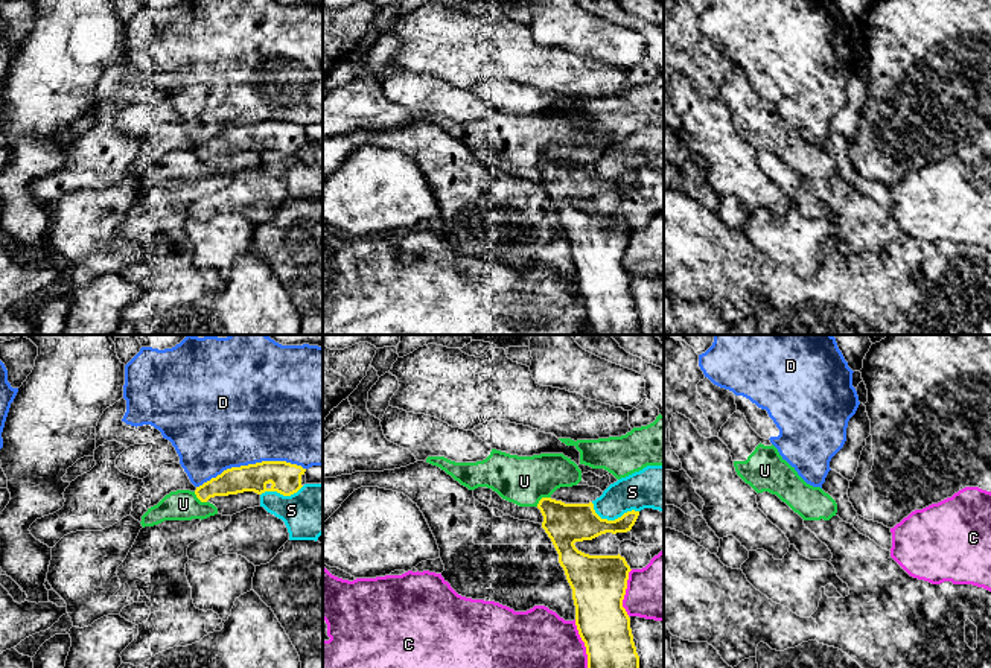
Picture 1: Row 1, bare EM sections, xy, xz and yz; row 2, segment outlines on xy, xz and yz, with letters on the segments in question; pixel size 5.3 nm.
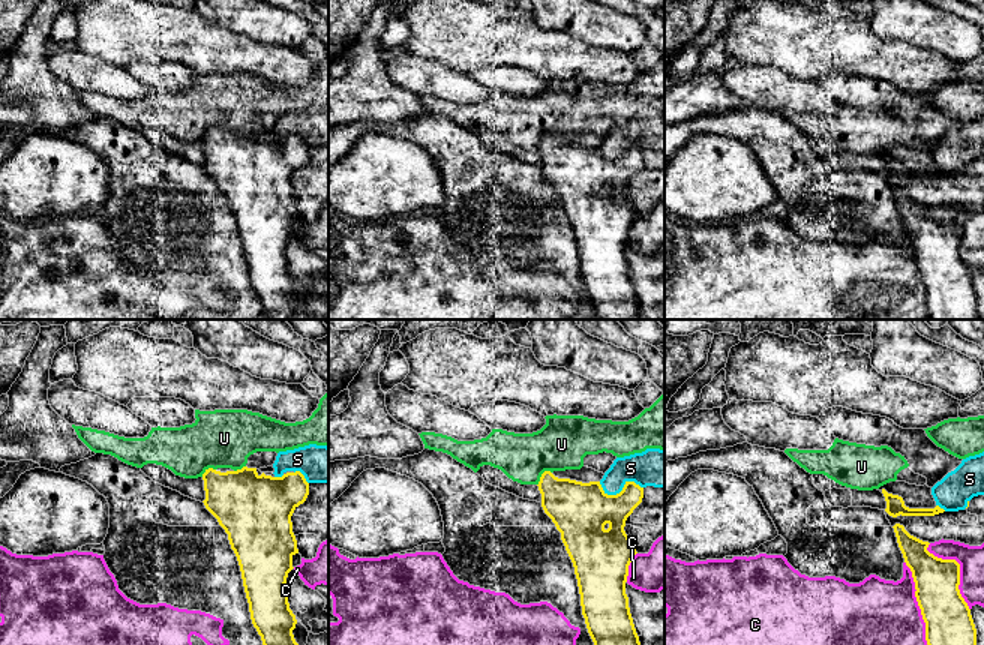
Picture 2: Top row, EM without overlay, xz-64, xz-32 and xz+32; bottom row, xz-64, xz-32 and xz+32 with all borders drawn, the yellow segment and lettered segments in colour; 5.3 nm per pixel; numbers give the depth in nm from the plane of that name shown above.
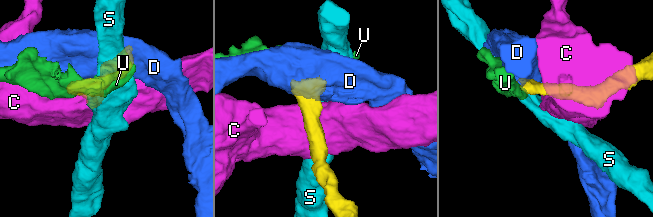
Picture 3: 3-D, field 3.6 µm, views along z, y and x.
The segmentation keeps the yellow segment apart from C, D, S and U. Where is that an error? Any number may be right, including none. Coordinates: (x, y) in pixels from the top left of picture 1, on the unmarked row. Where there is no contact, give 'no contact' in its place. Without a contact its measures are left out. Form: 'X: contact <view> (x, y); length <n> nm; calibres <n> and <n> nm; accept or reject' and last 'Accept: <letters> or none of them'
C: contact xz (585, 305); length 280 nm; calibres 280 and 480 nm; reject
D: contact xy (250, 124); length 600 nm; calibres 160 and 500 nm; reject
S: contact xz (612, 180); length 260 nm; calibres 220 and 200 nm; reject
U: contact xz (542, 157); length 90 nm; calibres 220 and 260 nm; reject
Accept: none of them

